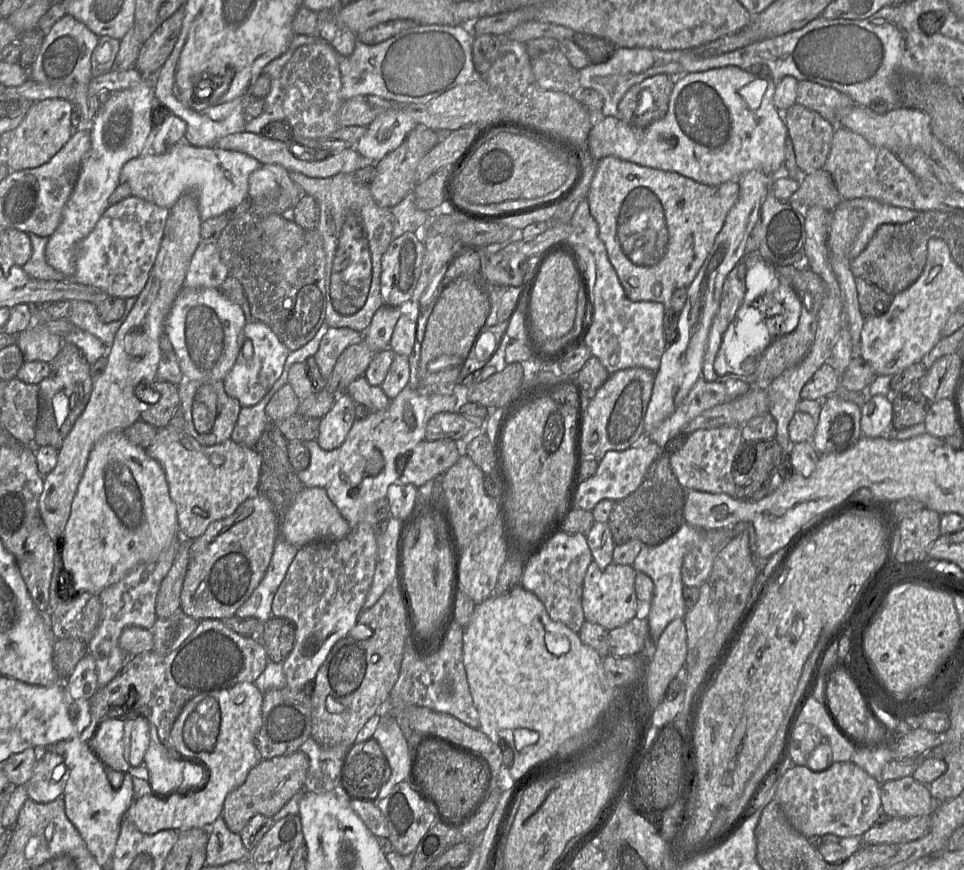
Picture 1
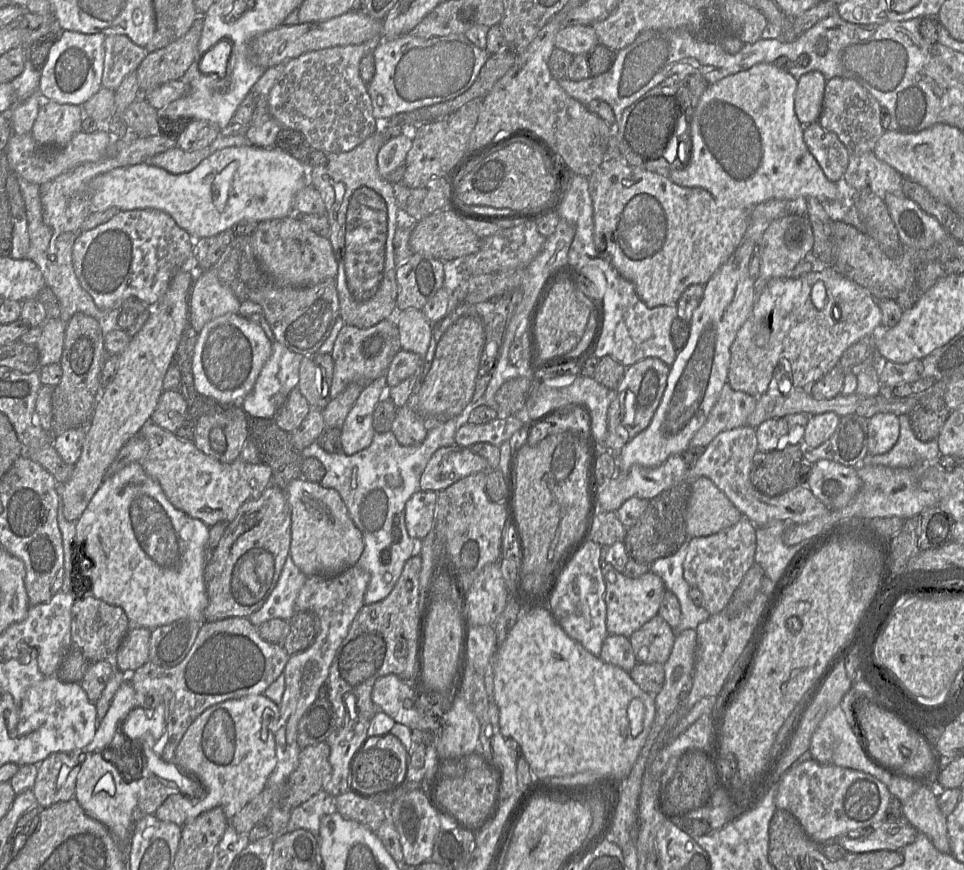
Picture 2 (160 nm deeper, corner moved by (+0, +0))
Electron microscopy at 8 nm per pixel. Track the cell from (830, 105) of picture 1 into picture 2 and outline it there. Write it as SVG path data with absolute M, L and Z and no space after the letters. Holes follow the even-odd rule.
M834 77L827 80L822 111L818 123L835 133L852 155L873 152L883 133L888 130L881 124L882 107L878 101L856 81Z

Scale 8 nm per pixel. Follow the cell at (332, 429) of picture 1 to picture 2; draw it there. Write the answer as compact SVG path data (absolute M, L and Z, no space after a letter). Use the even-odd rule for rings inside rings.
M384 375L362 388L340 428L344 454L355 454L371 444L376 433L372 424L373 411L385 397L387 388Z

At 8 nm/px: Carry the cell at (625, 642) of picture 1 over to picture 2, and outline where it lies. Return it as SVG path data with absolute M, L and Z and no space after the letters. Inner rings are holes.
M656 615L628 639L638 663L663 665L670 656L675 637L673 628Z

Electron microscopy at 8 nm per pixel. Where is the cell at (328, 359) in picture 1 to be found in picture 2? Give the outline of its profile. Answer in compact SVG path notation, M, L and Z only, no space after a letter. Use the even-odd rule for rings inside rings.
M395 317L387 318L364 329L345 324L330 353L333 358L334 369L329 388L329 398L337 397L350 383L358 383L364 387L383 376L392 358L399 350L399 335Z

